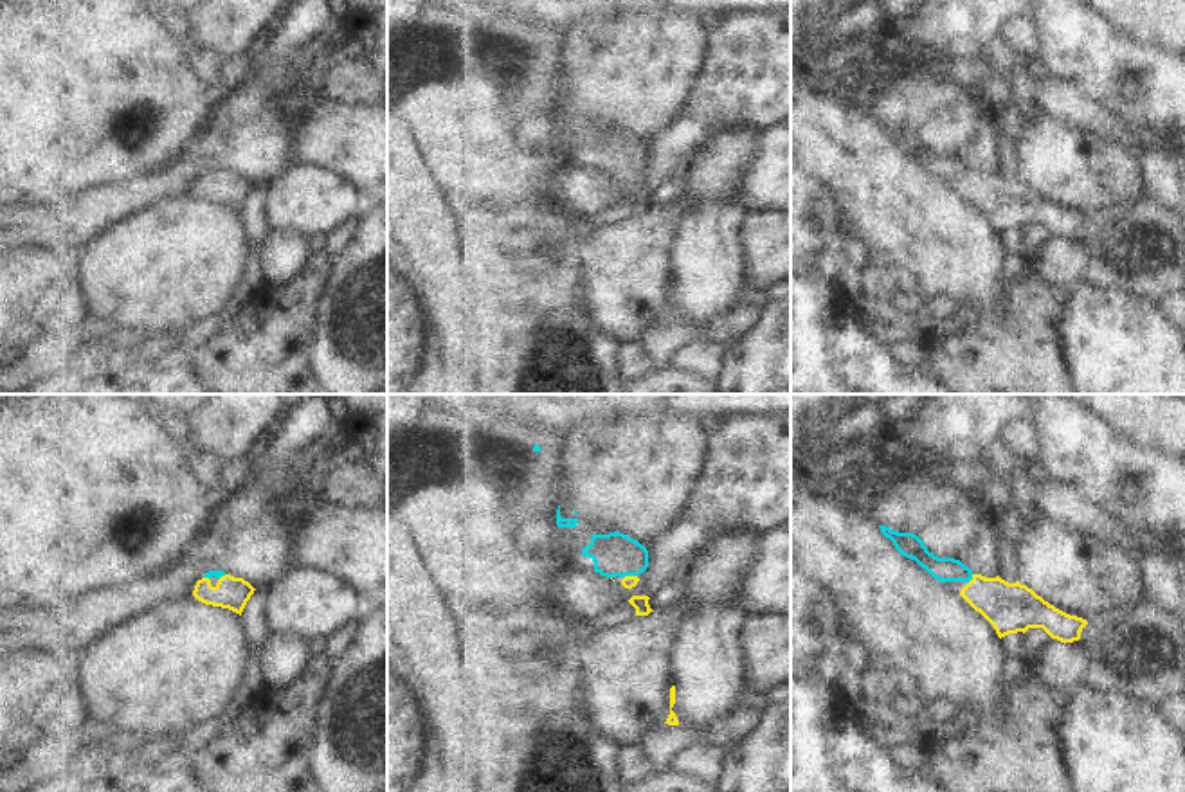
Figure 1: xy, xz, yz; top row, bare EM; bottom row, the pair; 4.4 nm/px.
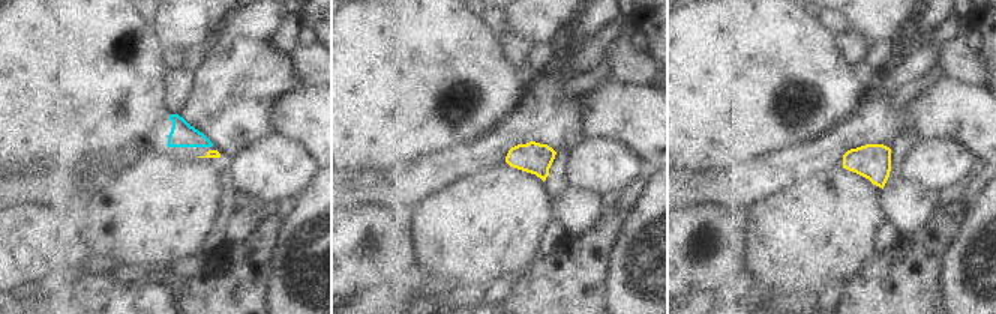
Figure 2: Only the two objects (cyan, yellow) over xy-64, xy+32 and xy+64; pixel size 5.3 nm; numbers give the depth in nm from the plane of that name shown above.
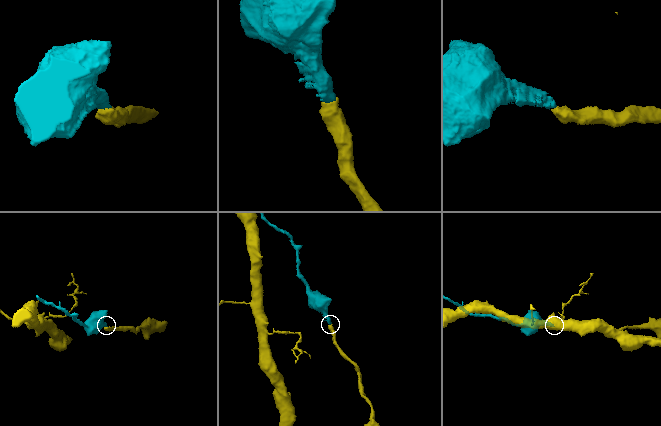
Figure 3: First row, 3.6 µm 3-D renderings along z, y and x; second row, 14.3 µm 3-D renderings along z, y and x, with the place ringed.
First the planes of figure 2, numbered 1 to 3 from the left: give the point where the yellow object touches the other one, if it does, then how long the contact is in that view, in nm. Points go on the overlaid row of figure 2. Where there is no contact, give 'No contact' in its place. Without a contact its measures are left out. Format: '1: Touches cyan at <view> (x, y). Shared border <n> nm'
1: No contact
2: No contact
3: No contact.

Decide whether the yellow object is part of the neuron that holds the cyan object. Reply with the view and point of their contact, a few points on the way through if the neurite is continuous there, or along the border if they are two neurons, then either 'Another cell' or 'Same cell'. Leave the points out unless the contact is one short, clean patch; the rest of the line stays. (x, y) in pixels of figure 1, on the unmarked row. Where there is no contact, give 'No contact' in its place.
Touches cyan at yz (971, 175). Path across: yz (944, 166), (953, 166), (971, 175), (989, 193), (1009, 204). Same cell.

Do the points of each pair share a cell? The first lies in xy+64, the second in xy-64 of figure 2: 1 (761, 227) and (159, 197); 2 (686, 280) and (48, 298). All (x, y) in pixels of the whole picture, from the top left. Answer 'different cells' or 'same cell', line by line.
1: same cell
2: different cells

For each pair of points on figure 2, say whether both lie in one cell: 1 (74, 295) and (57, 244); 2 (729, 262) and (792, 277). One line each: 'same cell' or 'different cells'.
1: different cells
2: different cells

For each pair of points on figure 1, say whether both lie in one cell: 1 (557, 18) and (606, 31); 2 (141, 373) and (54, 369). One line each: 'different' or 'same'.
1: different
2: same

